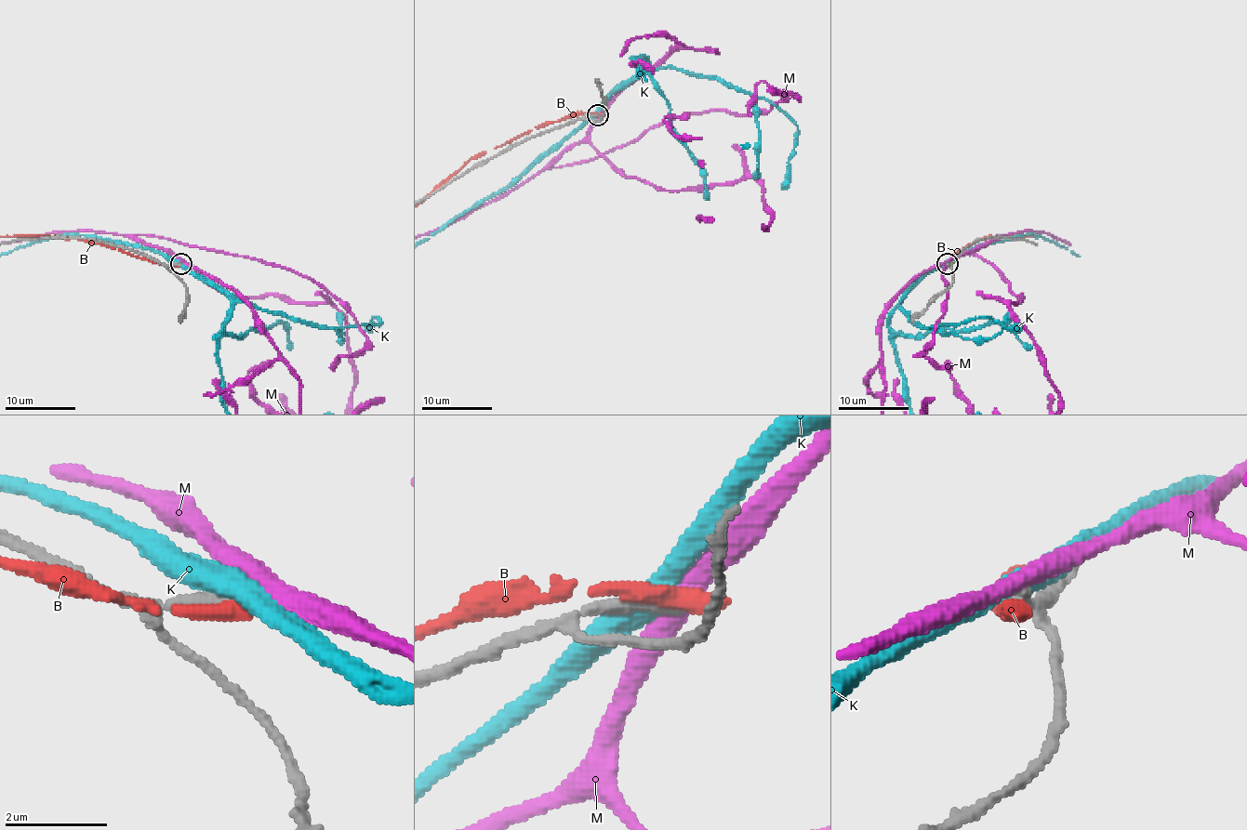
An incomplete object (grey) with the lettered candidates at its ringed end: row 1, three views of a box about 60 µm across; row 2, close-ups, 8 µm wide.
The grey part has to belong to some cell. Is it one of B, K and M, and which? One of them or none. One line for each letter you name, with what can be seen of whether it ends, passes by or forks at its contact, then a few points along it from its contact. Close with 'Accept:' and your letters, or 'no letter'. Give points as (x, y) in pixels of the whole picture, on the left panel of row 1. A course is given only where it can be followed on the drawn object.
Accept: no letter

